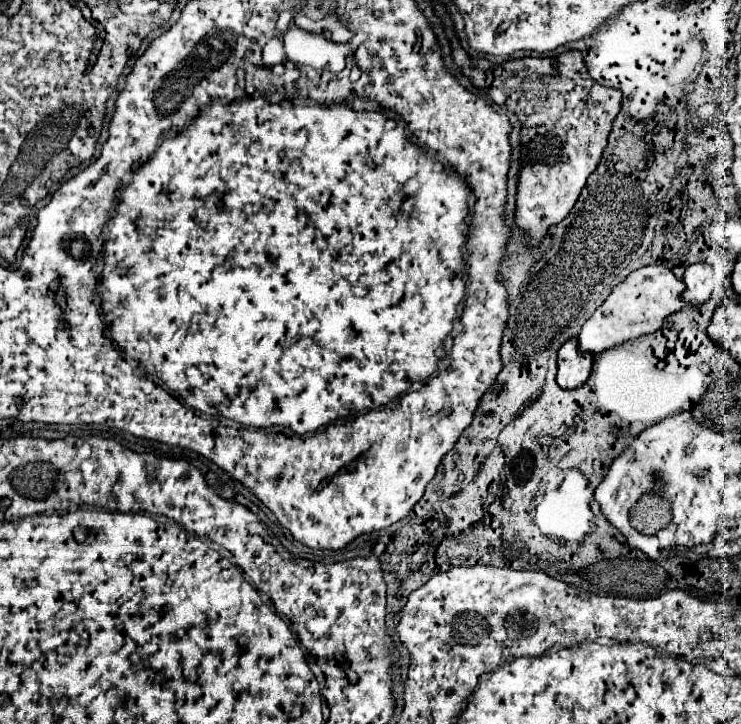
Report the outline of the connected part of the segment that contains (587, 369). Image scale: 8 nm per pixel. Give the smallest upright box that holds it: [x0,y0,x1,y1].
[557,339,591,389]

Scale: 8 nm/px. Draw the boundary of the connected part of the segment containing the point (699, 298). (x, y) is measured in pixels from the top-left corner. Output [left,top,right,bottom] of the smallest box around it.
[681,263,713,309]

